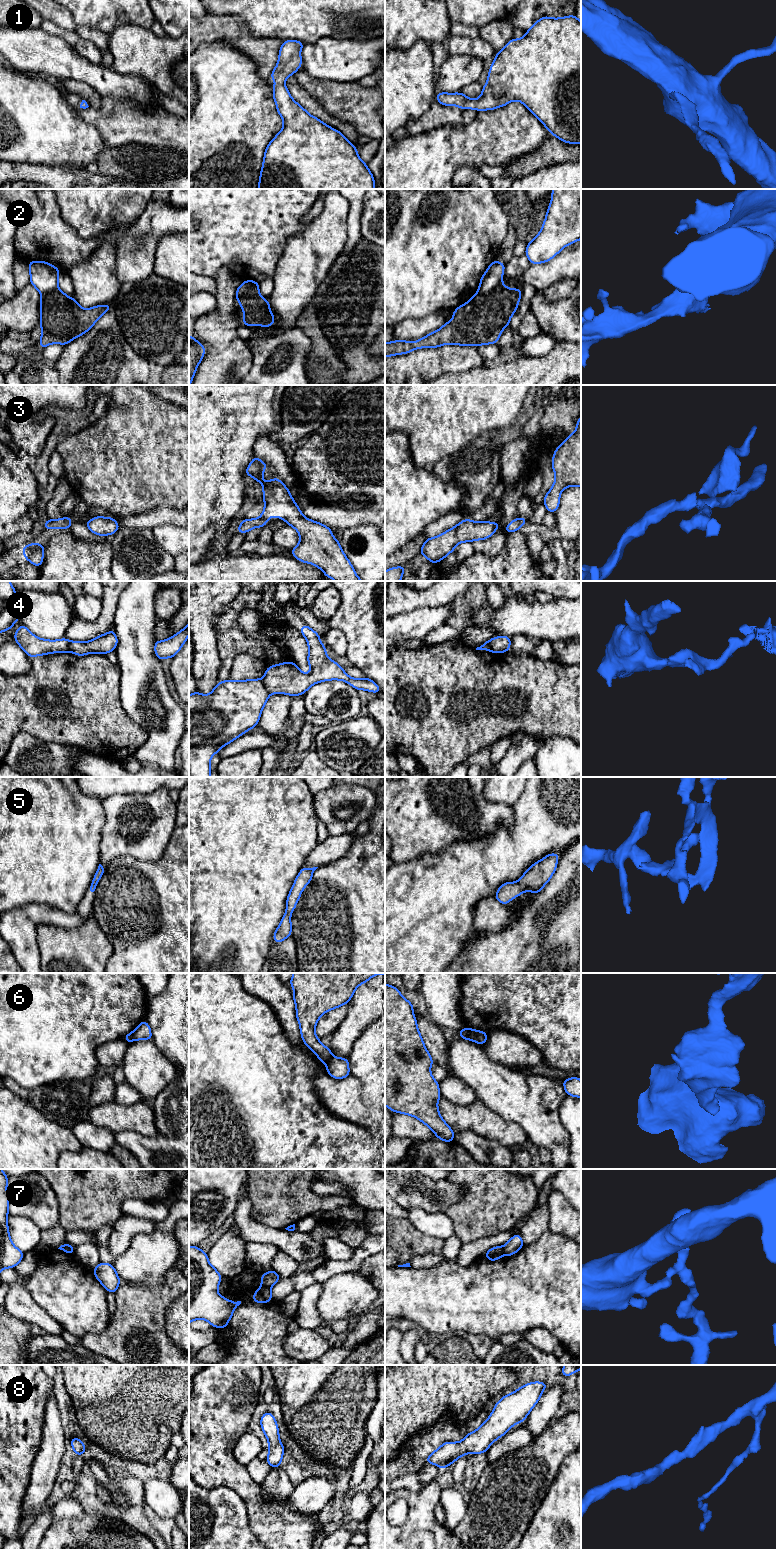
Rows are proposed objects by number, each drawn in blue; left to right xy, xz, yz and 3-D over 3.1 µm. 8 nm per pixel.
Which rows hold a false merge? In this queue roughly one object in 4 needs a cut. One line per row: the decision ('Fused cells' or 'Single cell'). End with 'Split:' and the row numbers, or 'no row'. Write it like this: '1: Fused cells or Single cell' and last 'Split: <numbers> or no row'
1: Single cell
2: Fused cells
3: Fused cells
4: Fused cells
5: Single cell
6: Fused cells
7: Fused cells
8: Single cell
Split: 2, 3, 4, 6, 7

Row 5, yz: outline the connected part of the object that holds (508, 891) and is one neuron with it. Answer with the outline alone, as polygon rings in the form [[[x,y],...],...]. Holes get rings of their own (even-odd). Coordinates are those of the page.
[[[551,853],[531,865],[518,882],[506,882],[502,884],[495,894],[495,899],[507,906],[508,902],[520,894],[530,890],[537,895],[553,876],[559,859],[558,853]]]

